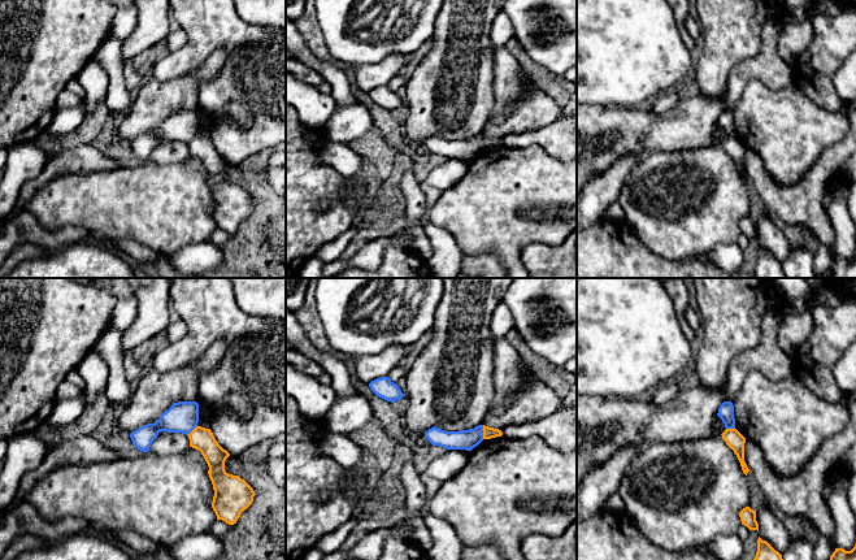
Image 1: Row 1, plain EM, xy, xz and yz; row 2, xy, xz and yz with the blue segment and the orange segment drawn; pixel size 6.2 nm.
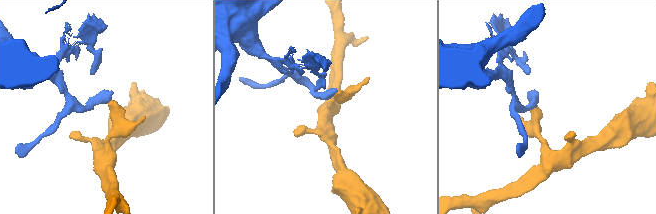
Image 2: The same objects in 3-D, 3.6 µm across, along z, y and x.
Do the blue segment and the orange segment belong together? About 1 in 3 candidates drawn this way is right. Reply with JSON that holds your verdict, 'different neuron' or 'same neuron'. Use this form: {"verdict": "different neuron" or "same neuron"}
{"verdict": "different neuron"}

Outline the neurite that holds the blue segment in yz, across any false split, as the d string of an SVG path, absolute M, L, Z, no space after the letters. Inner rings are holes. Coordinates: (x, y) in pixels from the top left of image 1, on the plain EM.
M724 110L718 117L717 125L722 129L726 138L735 138L734 114L731 110Z

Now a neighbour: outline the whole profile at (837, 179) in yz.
M839 172L833 174L830 181L825 186L825 196L824 196L824 208L829 212L829 208L833 203L834 192L846 182L844 175Z

